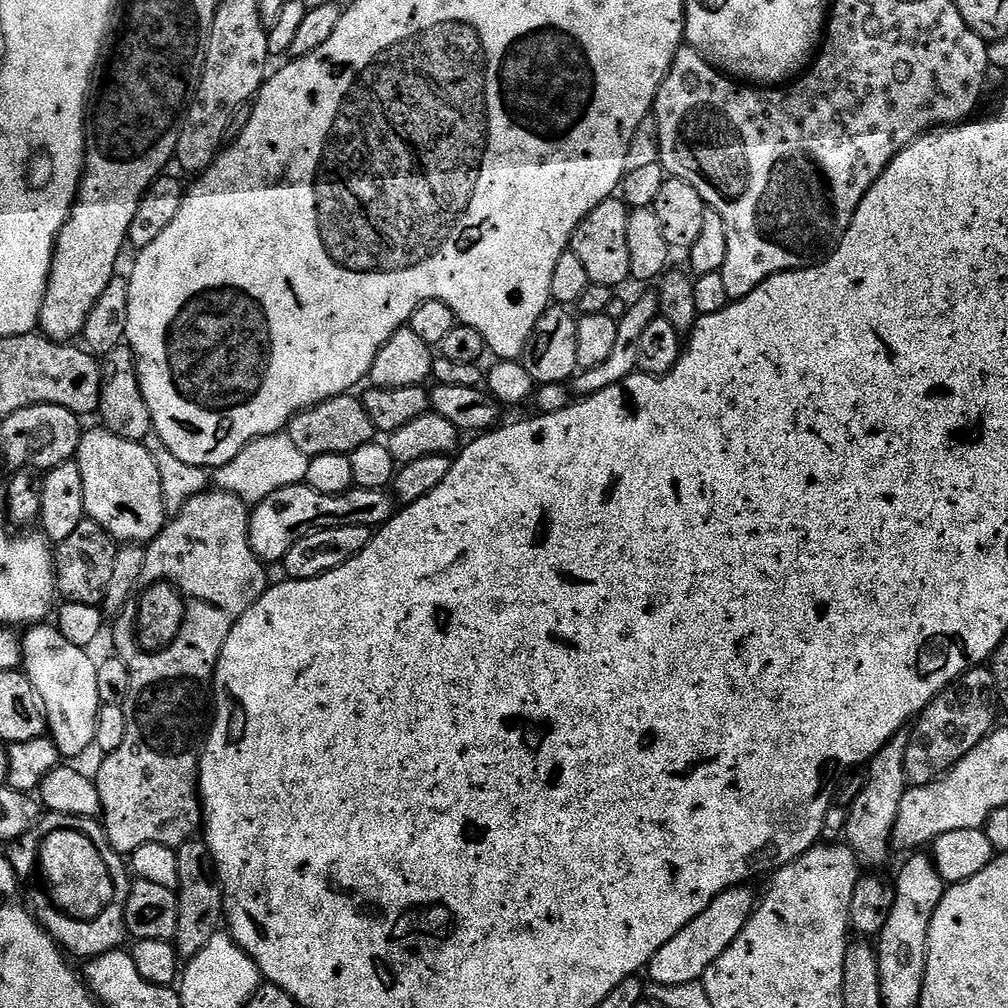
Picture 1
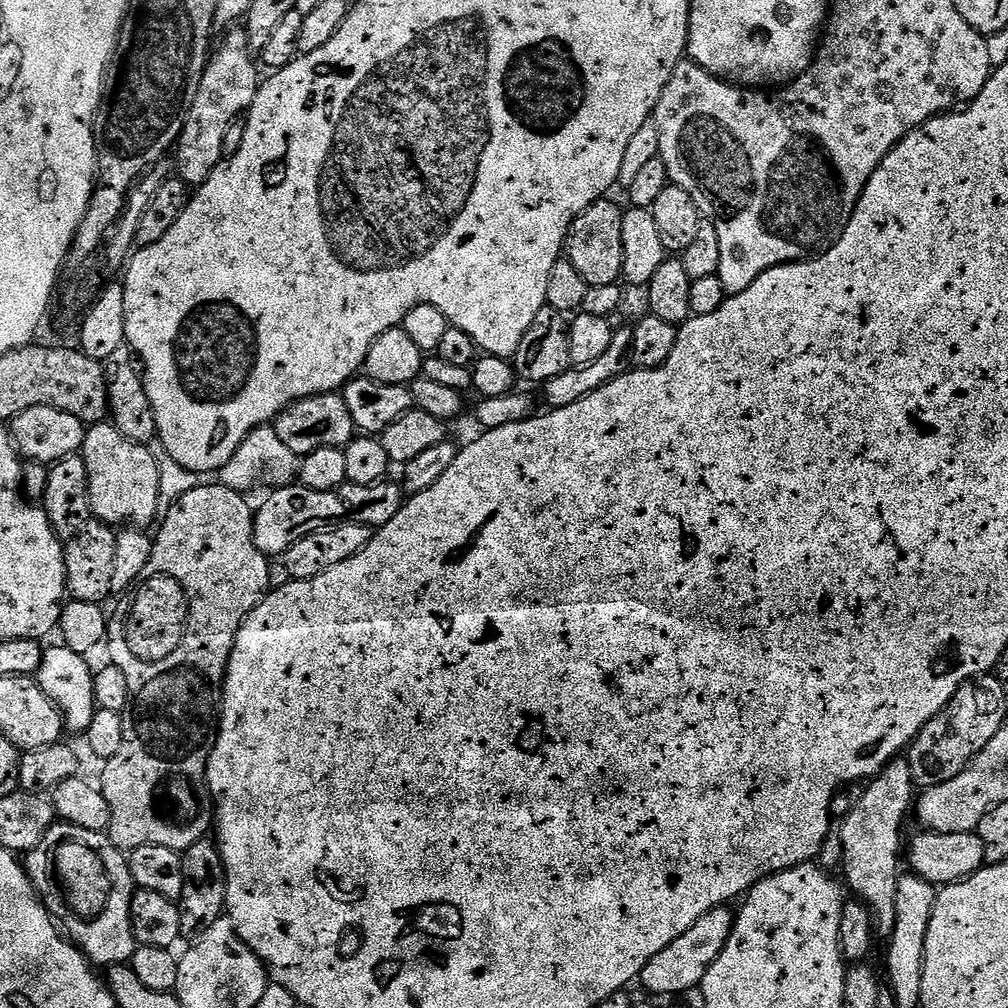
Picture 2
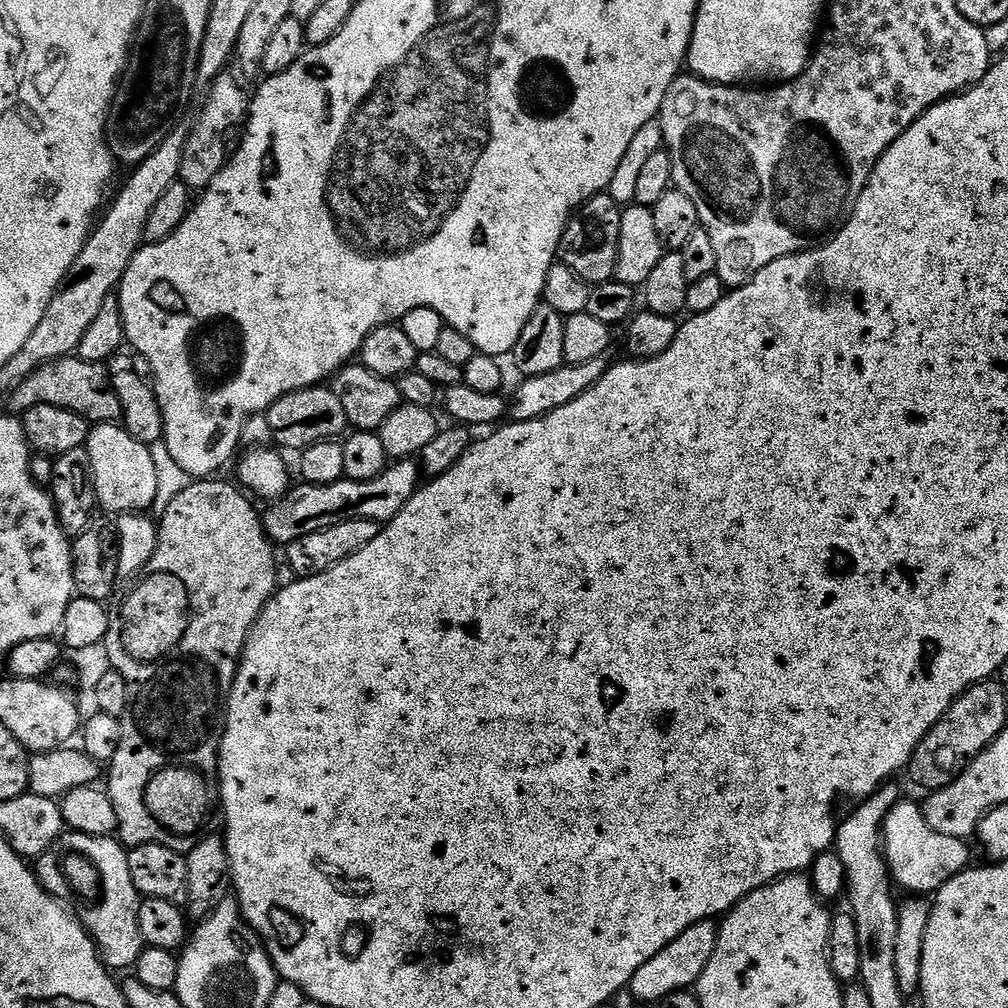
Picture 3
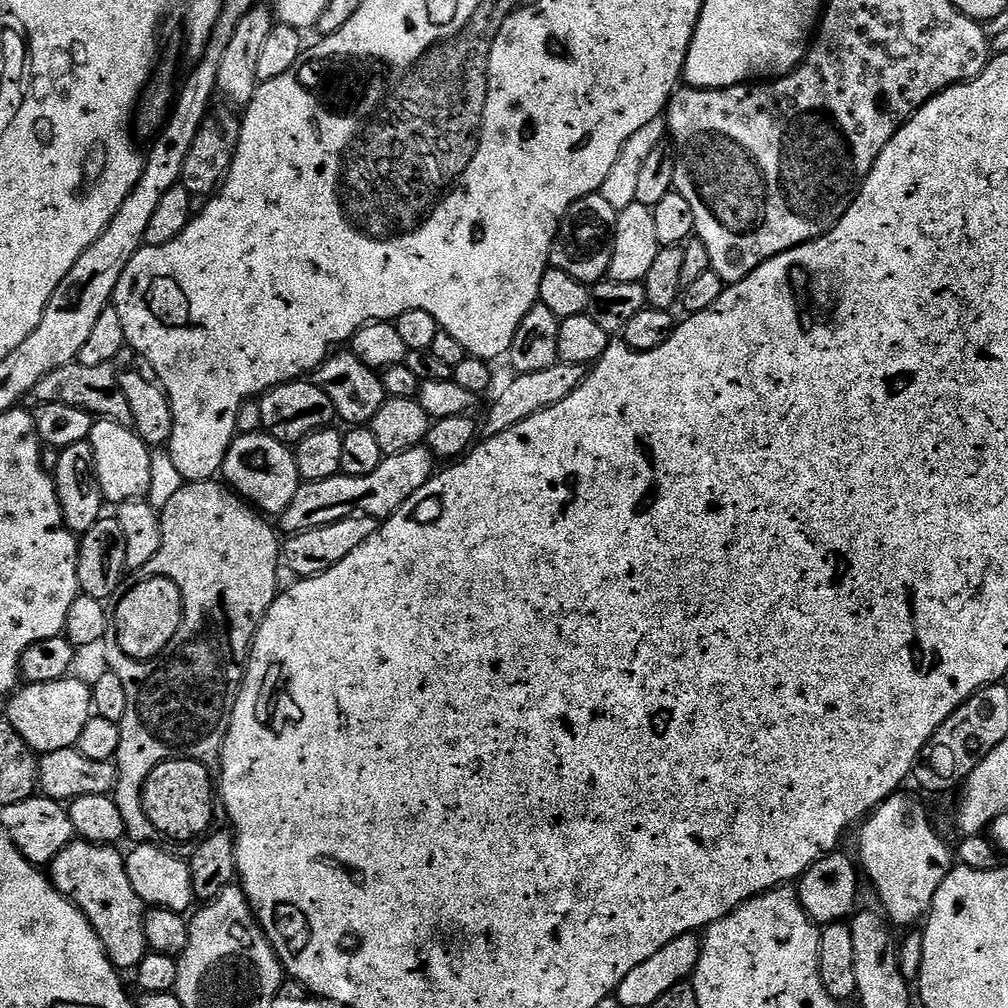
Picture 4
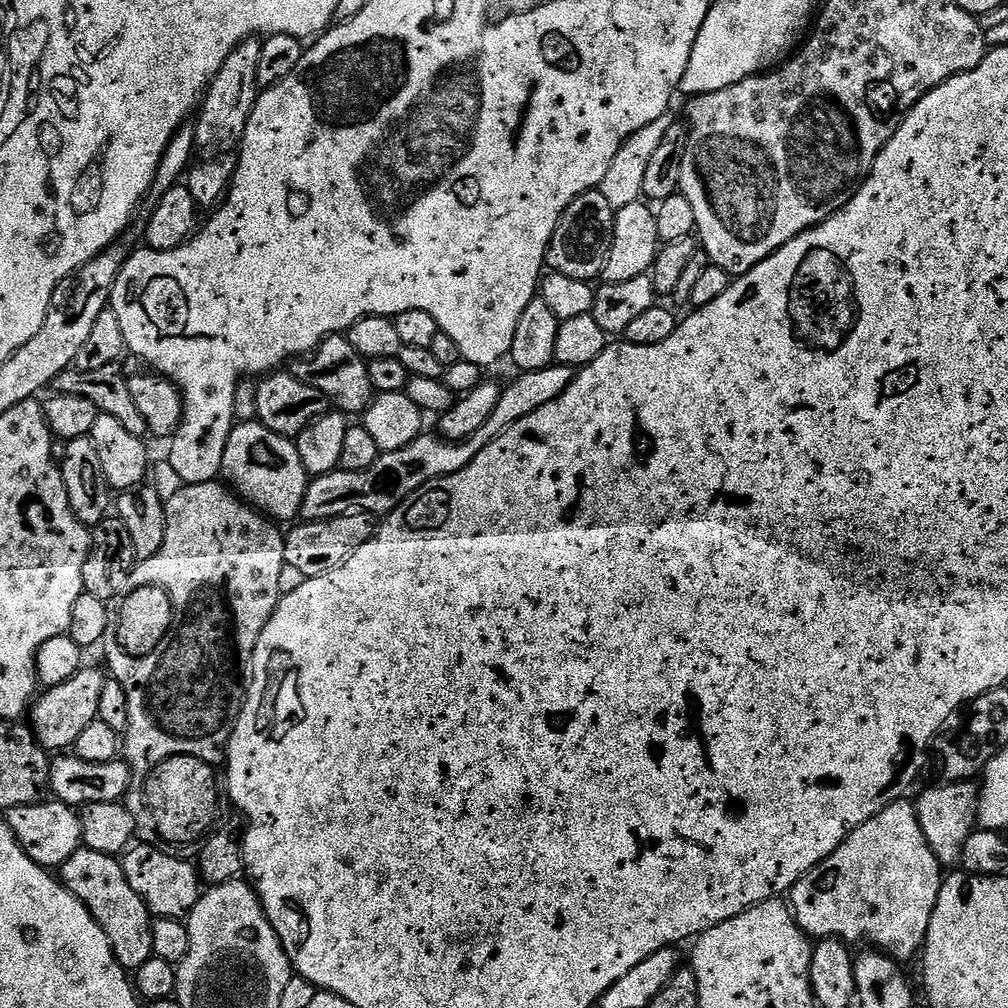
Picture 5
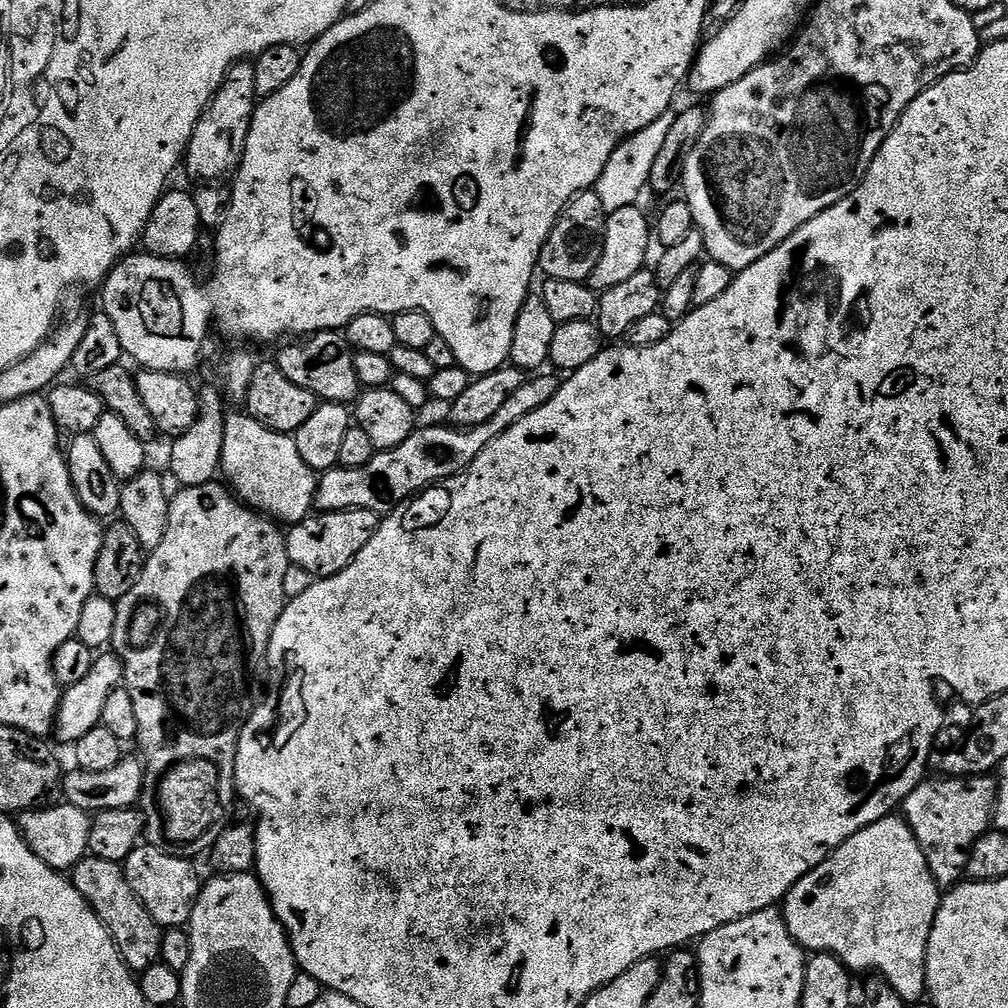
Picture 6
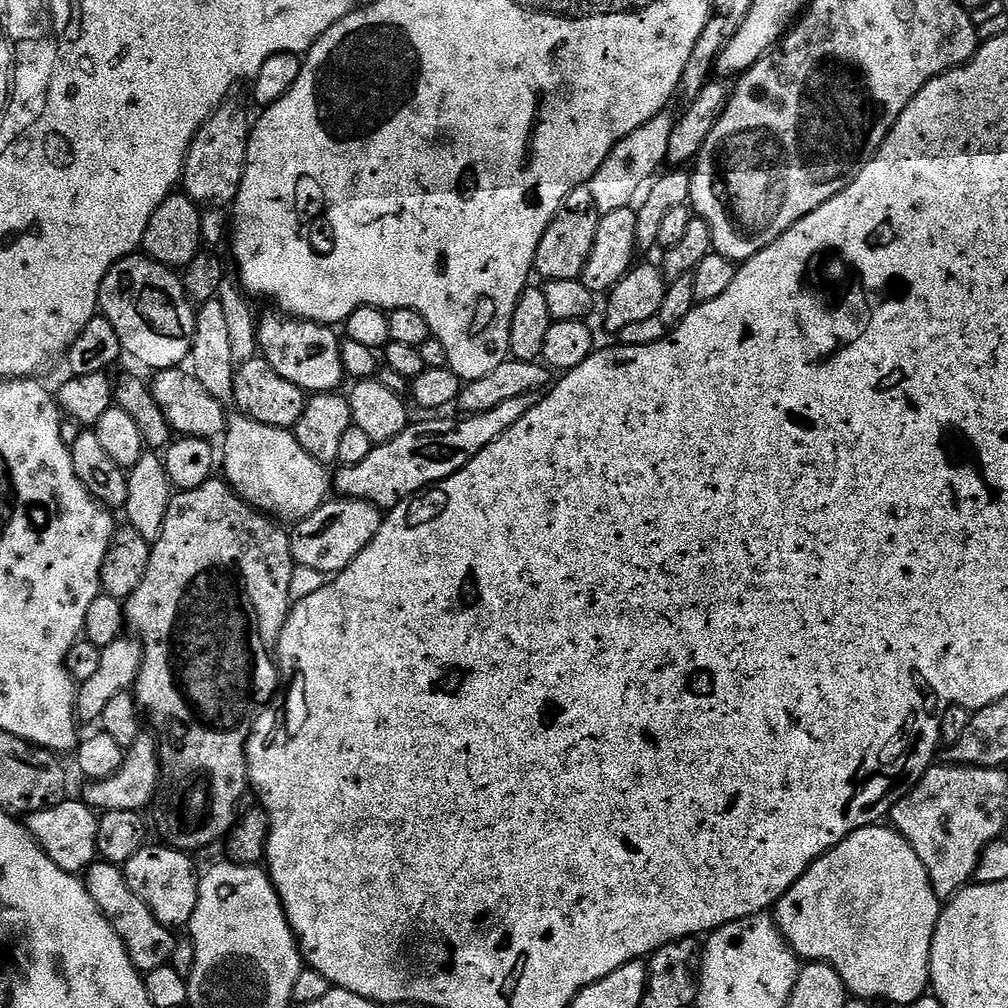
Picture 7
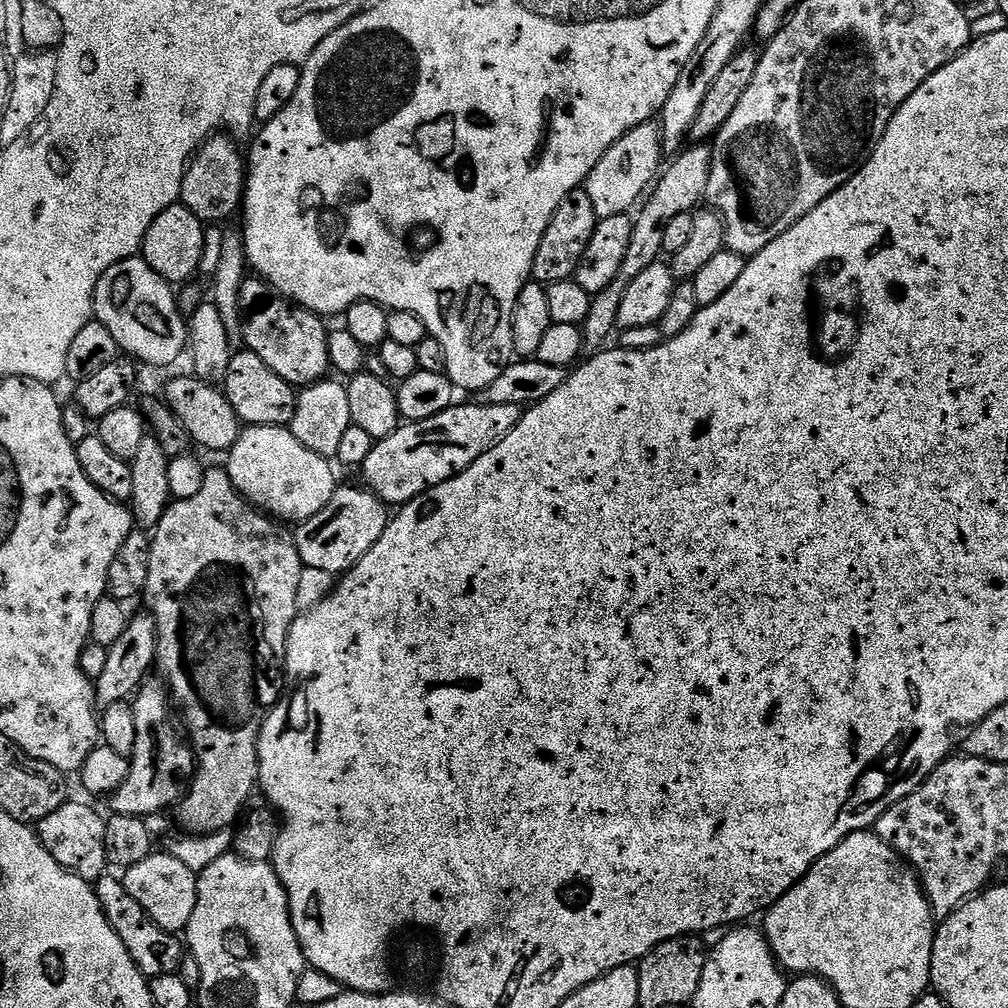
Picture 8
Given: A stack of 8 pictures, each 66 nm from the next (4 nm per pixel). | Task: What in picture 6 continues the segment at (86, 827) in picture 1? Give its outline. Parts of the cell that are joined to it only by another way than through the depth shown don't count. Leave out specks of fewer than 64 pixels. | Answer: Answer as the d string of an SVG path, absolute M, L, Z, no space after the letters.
M89 854L72 867L70 879L78 894L86 898L86 902L108 928L108 933L114 938L126 966L133 974L145 972L150 966L158 963L161 959L164 932L160 924L150 918L146 906L138 902L134 890L130 890L130 882L126 882L126 874L121 865Z

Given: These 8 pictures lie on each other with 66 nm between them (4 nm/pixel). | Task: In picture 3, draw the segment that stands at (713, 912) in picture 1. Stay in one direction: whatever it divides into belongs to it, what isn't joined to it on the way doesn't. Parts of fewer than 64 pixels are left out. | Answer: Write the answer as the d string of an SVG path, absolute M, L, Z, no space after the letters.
M703 920L678 934L670 946L658 950L658 954L654 954L654 958L650 958L650 962L646 962L638 974L634 974L630 985L632 997L641 1005L656 1006L670 994L691 989L698 982L702 970L706 970L706 962L710 962L714 954L717 931L717 925L712 920Z

